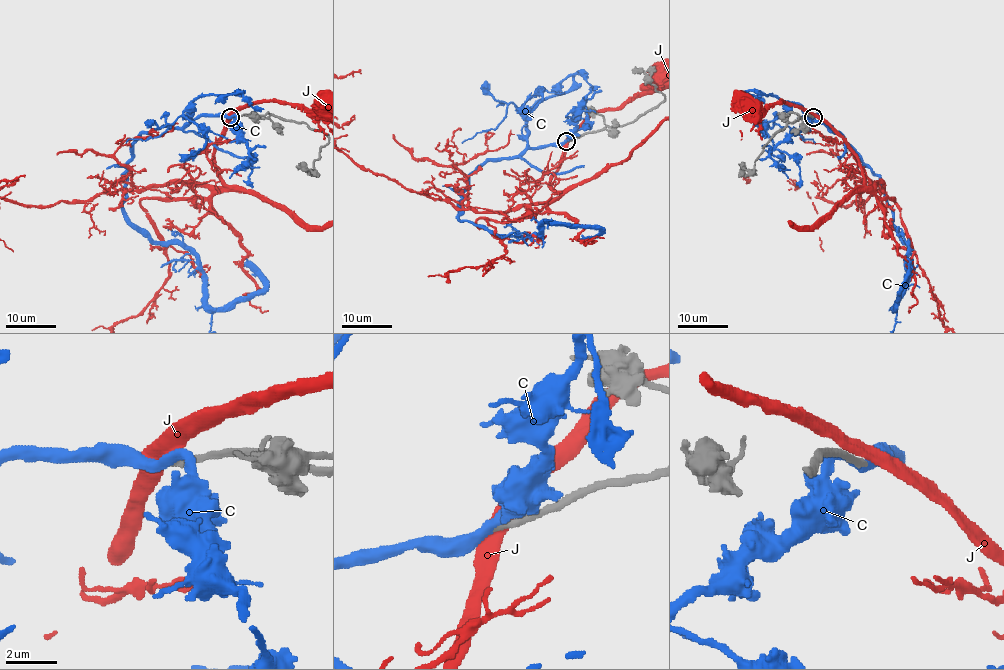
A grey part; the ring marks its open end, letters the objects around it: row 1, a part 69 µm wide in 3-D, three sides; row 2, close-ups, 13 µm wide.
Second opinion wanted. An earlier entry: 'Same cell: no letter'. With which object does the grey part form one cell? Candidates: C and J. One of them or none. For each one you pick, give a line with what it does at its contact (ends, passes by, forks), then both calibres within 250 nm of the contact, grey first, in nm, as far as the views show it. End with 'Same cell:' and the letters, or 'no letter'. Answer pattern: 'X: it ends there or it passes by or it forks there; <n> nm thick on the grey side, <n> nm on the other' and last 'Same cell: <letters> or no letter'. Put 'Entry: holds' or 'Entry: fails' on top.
Entry: fails
C: it passes by; 320 nm thick on the grey side, 360 nm on the other
Same cell: C

